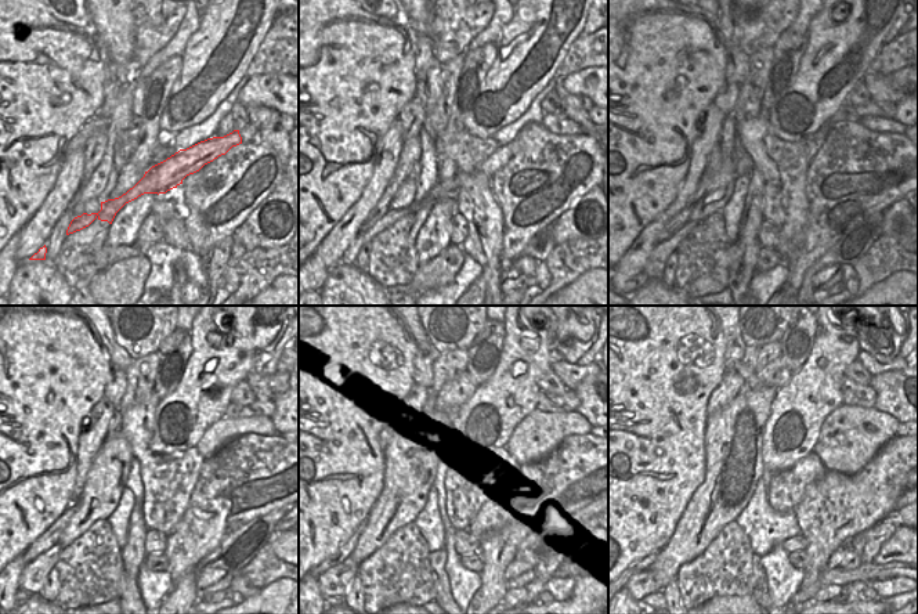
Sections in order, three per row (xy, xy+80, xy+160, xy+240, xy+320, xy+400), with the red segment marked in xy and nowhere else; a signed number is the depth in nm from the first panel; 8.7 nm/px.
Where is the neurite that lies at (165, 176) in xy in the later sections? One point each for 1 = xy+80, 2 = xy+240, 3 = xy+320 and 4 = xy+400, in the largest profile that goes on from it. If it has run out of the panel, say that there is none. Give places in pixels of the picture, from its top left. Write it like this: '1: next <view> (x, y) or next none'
1: next xy+80 (349, 257)
2: next xy+240 (33, 575)
3: next xy+320 (335, 581)
4: next xy+400 (642, 584)

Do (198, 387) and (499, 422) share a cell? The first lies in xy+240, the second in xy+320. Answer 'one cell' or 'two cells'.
one cell

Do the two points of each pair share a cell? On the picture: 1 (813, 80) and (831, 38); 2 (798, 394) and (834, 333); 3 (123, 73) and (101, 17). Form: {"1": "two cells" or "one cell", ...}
{"1": "one cell", "2": "one cell", "3": "one cell"}

